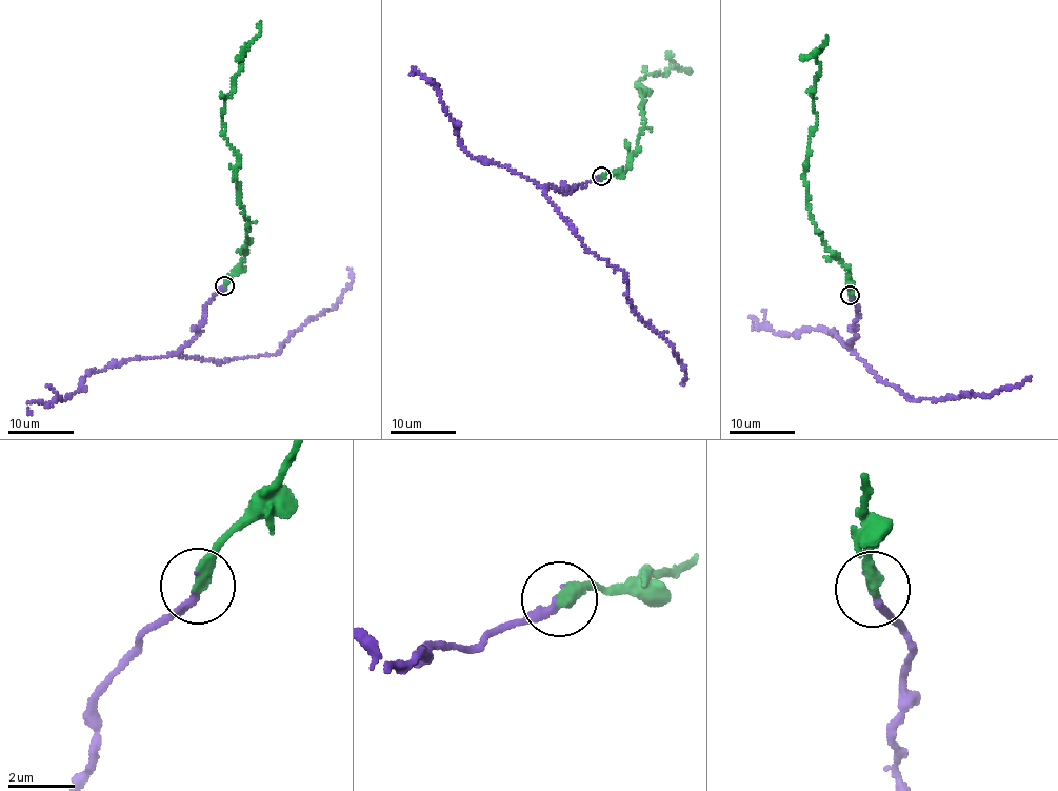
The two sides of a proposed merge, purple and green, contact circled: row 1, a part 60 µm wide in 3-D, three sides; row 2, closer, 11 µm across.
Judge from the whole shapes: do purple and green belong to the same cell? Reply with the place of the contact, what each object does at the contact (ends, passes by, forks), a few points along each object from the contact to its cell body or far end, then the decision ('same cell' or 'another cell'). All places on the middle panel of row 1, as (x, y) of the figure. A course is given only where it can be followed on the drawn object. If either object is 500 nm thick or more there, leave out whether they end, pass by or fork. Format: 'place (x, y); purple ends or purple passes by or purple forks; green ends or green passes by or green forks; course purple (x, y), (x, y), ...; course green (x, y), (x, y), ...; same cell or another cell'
place (601, 176); purple ends; green ends; course purple (601, 176), (562, 192), (549, 185), (546, 197), (586, 249), (625, 274), (634, 313), (673, 347), (681, 384); course green (601, 176), (625, 169), (637, 149), (641, 95), (651, 91), (637, 87), (644, 76), (676, 65), (691, 71); same cell

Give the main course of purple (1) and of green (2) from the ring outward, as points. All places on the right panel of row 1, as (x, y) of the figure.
1: (851, 295), (858, 309), (856, 337), (849, 343), (881, 380), (911, 401), (994, 393), (1031, 376)
2: (851, 295), (849, 271), (824, 245), (815, 225), (804, 178), (811, 135), (816, 126), (817, 52), (825, 36)

